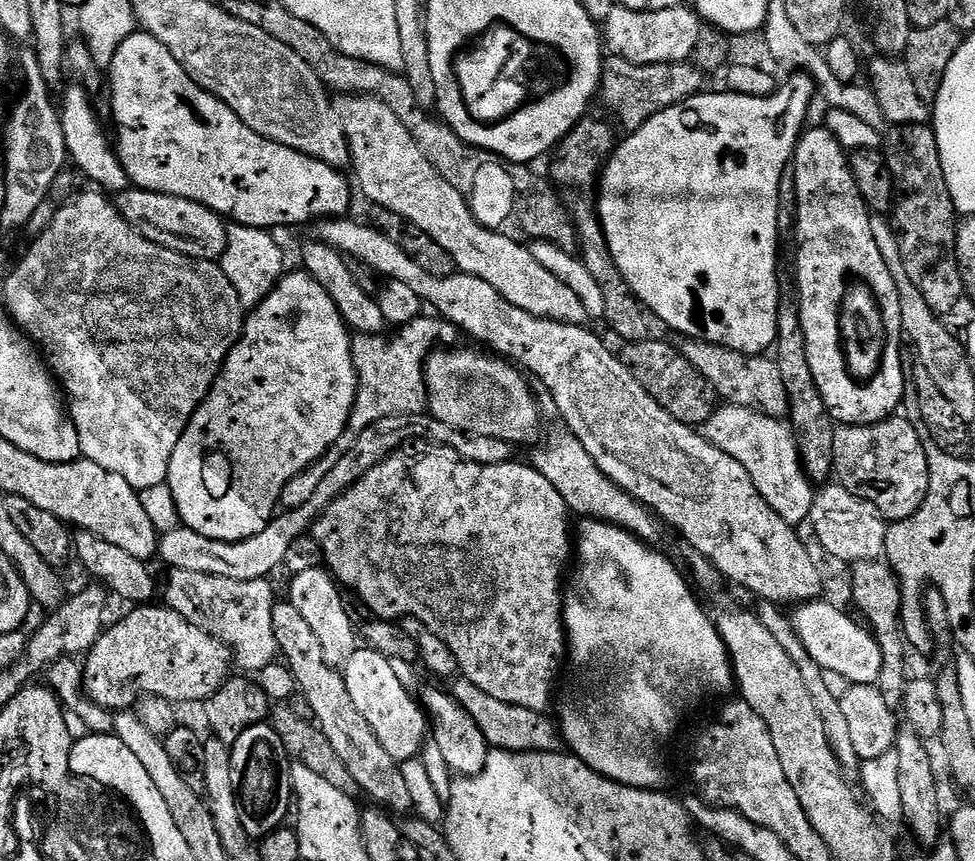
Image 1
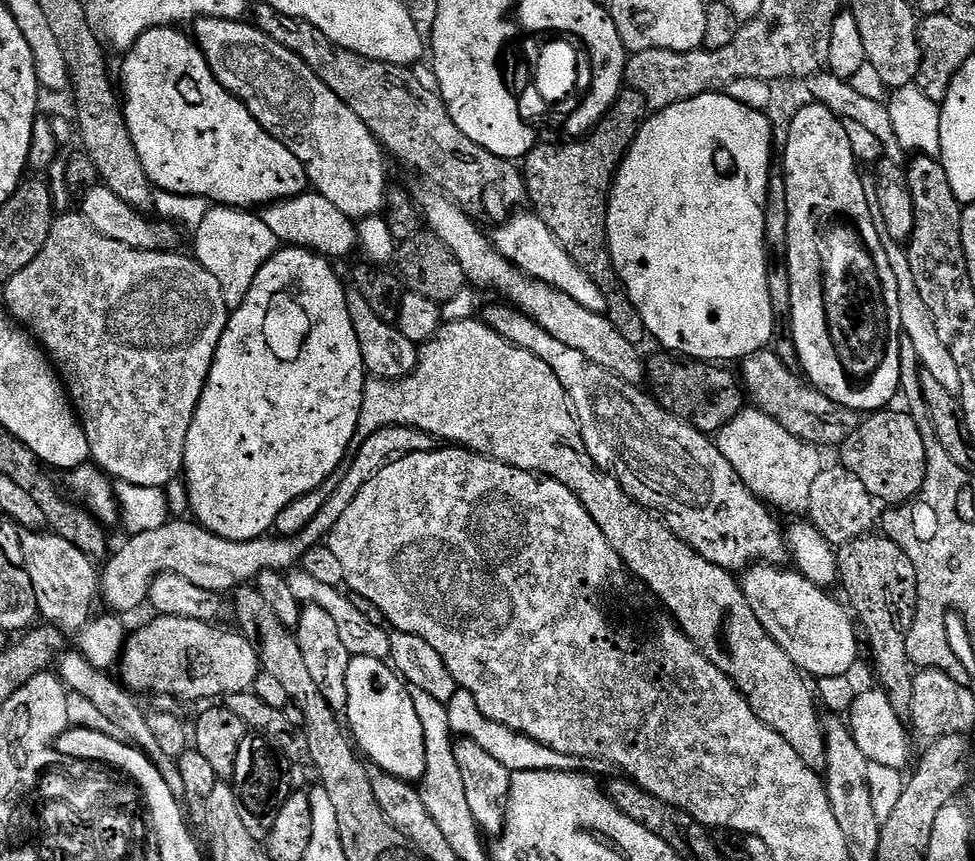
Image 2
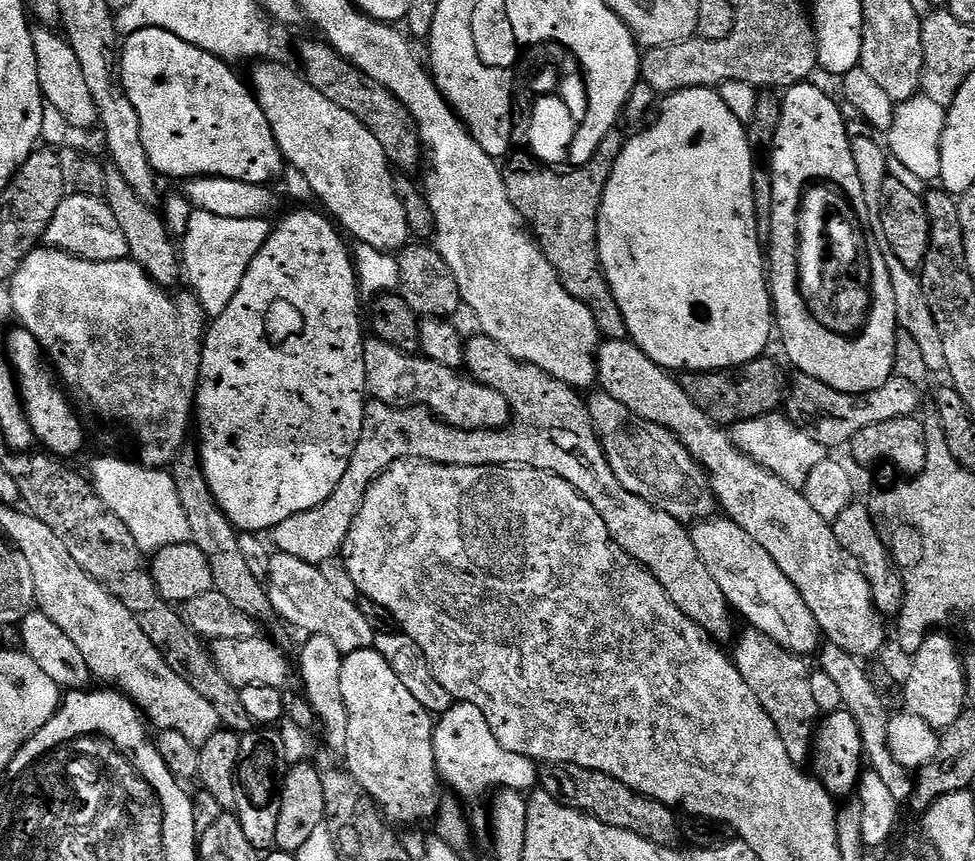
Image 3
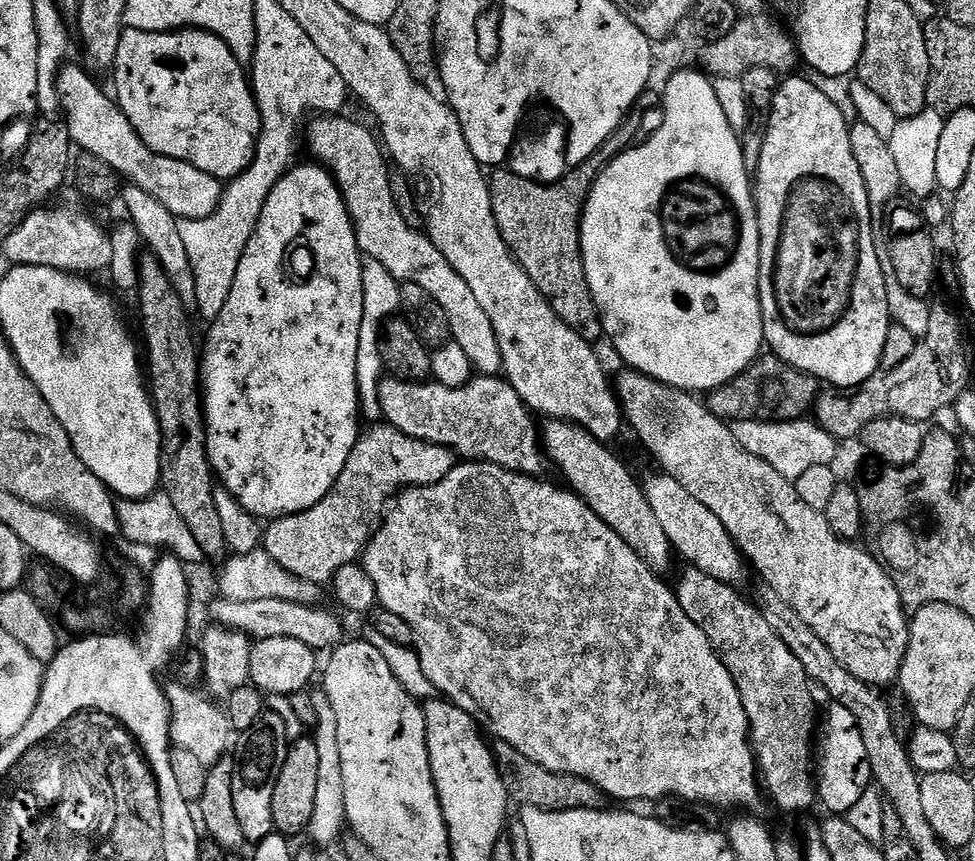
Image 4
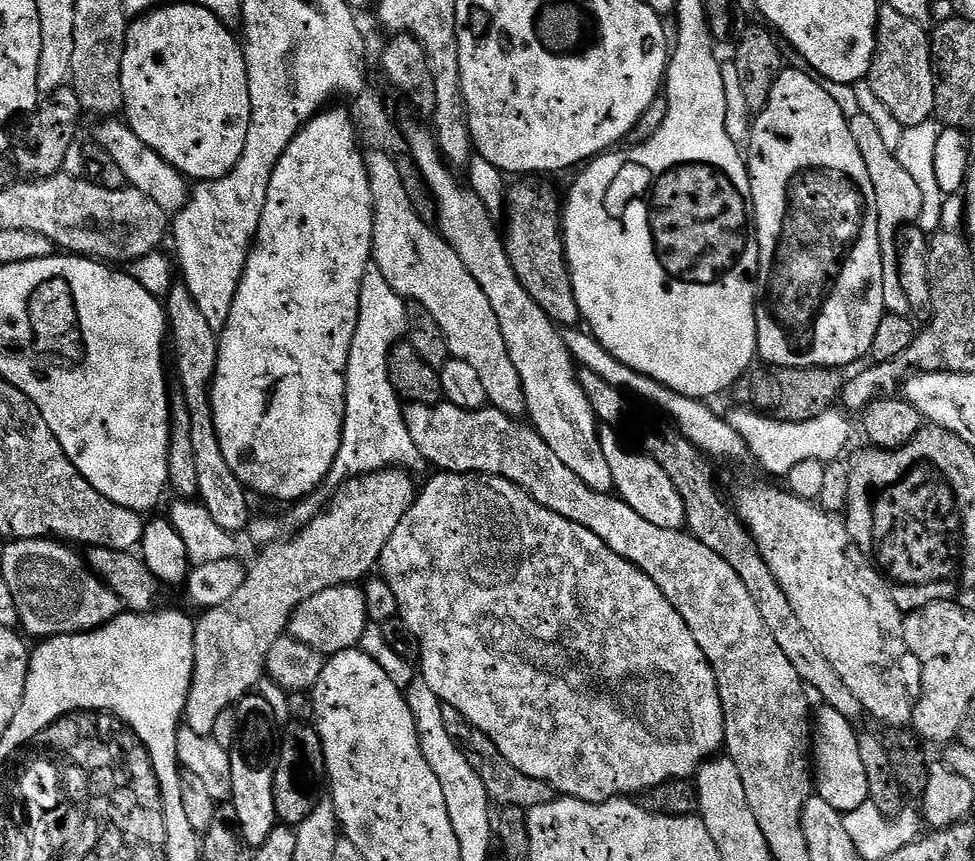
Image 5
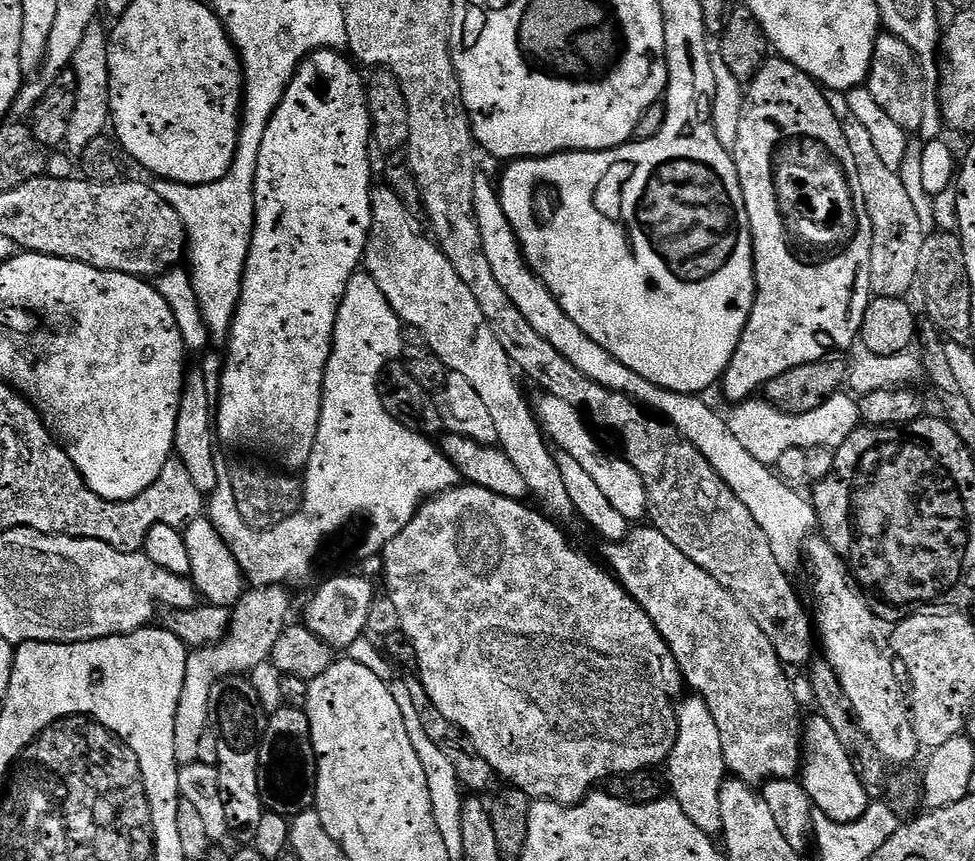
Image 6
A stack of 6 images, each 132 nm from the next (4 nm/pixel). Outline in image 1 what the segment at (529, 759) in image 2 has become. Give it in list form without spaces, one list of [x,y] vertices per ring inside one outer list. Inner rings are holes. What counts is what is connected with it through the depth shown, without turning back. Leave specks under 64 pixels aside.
[[[463,678],[457,679],[450,691],[463,708],[471,714],[493,749],[501,752],[558,752],[562,748],[562,733],[551,724],[545,713],[526,710],[492,698],[486,690]]]

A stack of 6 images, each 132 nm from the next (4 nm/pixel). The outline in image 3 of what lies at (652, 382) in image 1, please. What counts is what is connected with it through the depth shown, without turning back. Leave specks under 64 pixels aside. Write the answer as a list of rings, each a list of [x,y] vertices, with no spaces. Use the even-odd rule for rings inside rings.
[[[761,358],[740,365],[740,376],[734,378],[734,386],[728,378],[727,370],[690,372],[683,377],[682,385],[686,394],[693,399],[694,406],[698,406],[698,410],[702,410],[702,414],[709,416],[718,426],[731,426],[759,416],[771,416],[785,407],[790,376],[778,364],[768,359]]]

